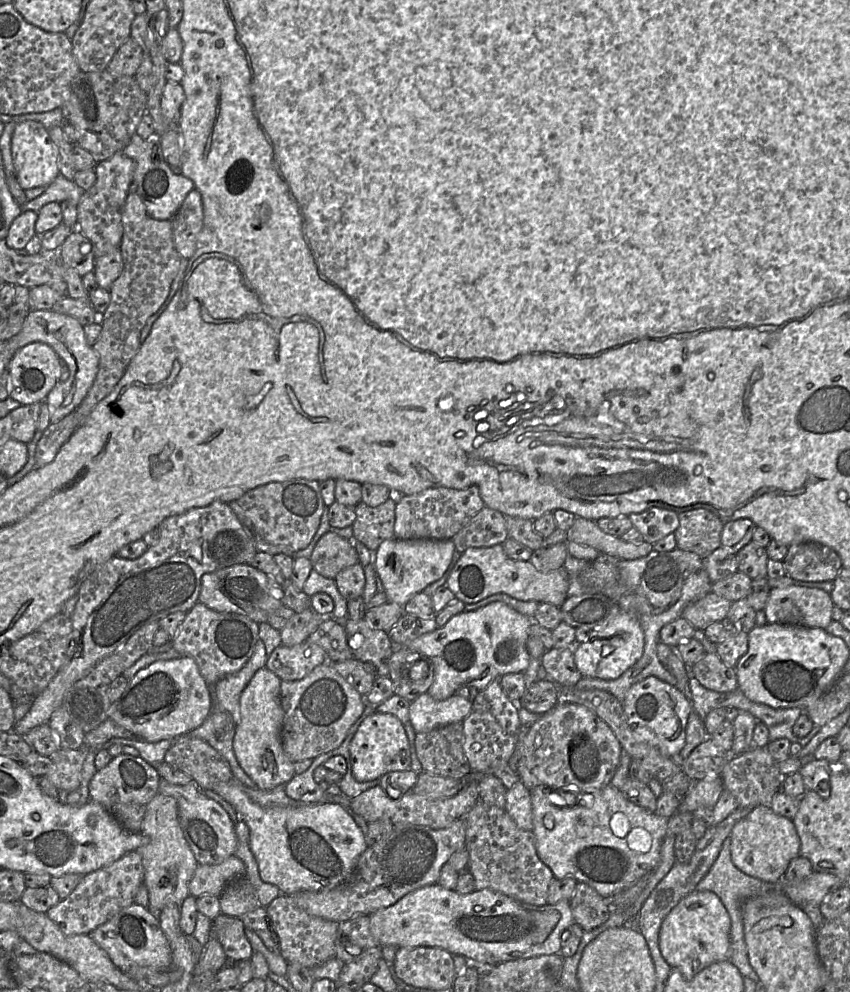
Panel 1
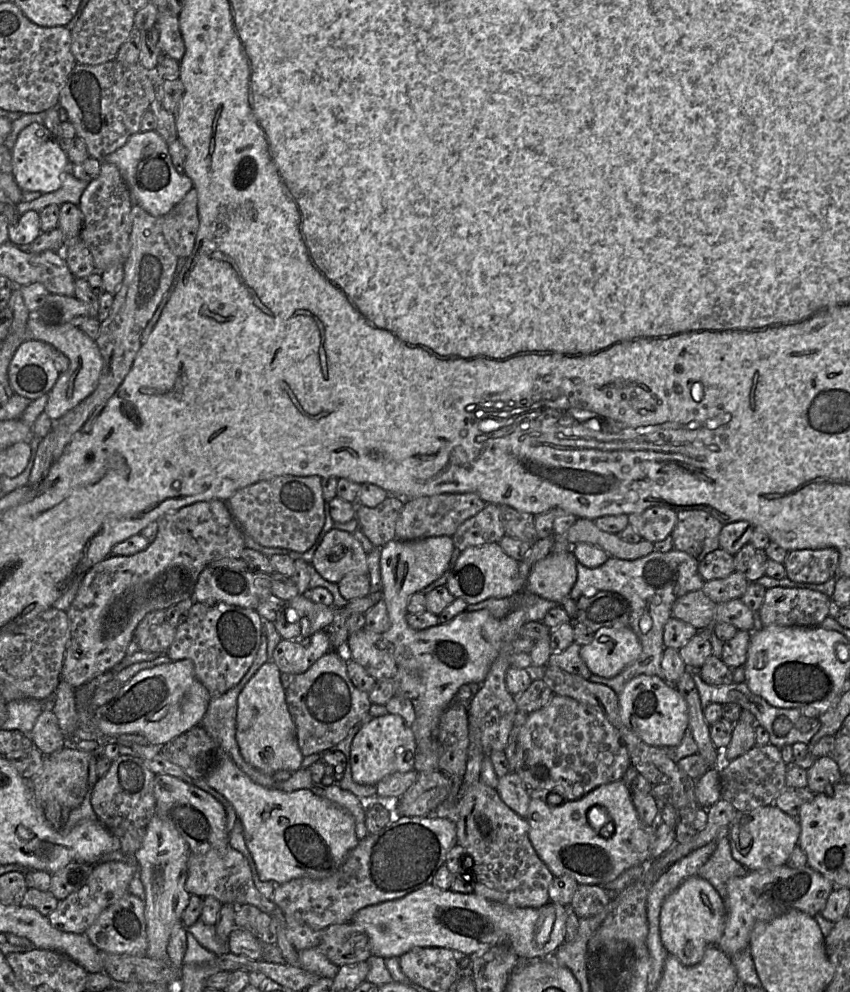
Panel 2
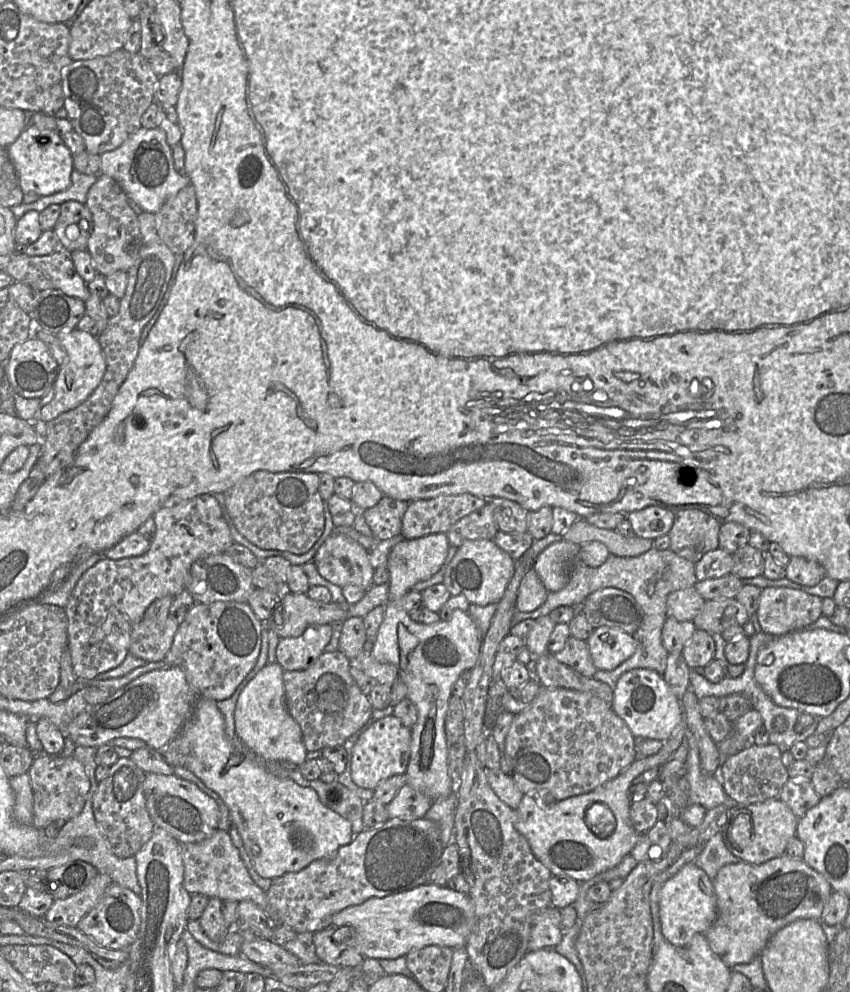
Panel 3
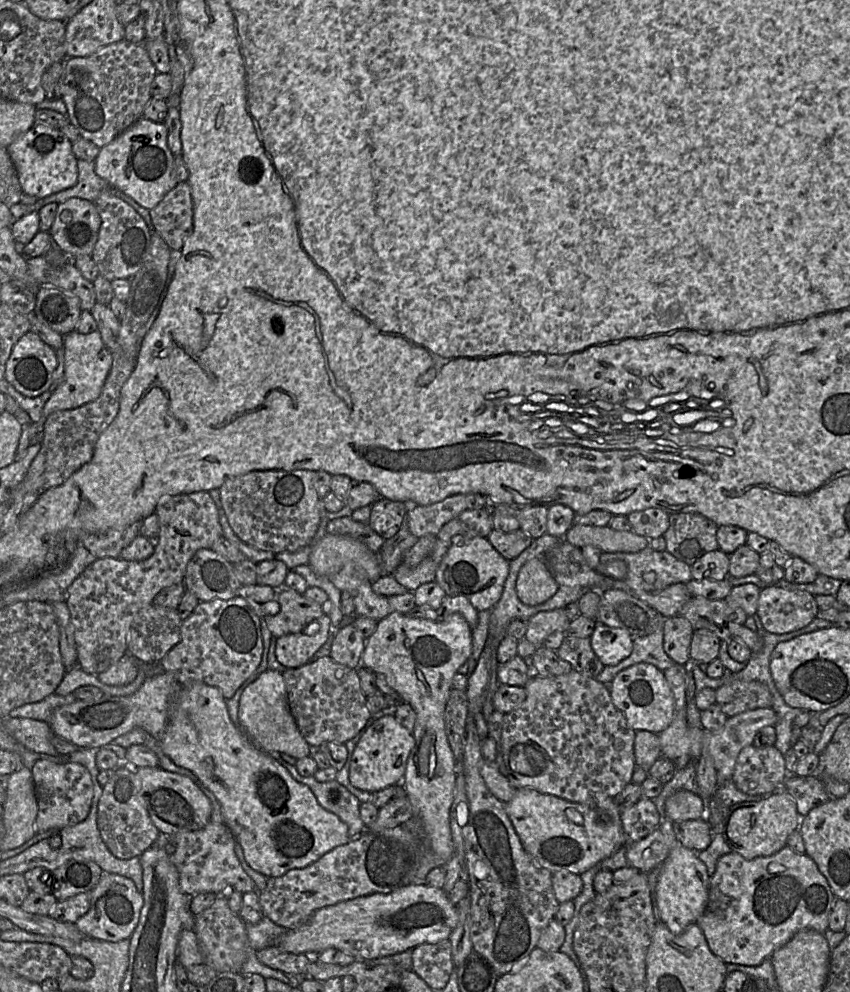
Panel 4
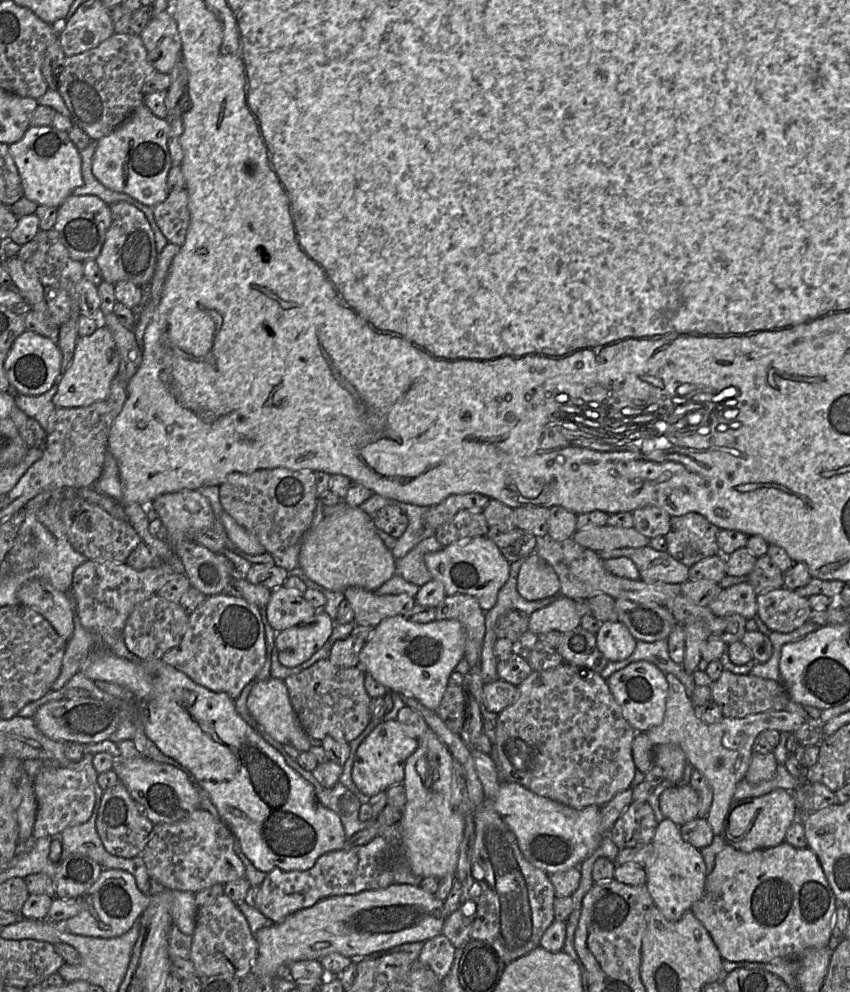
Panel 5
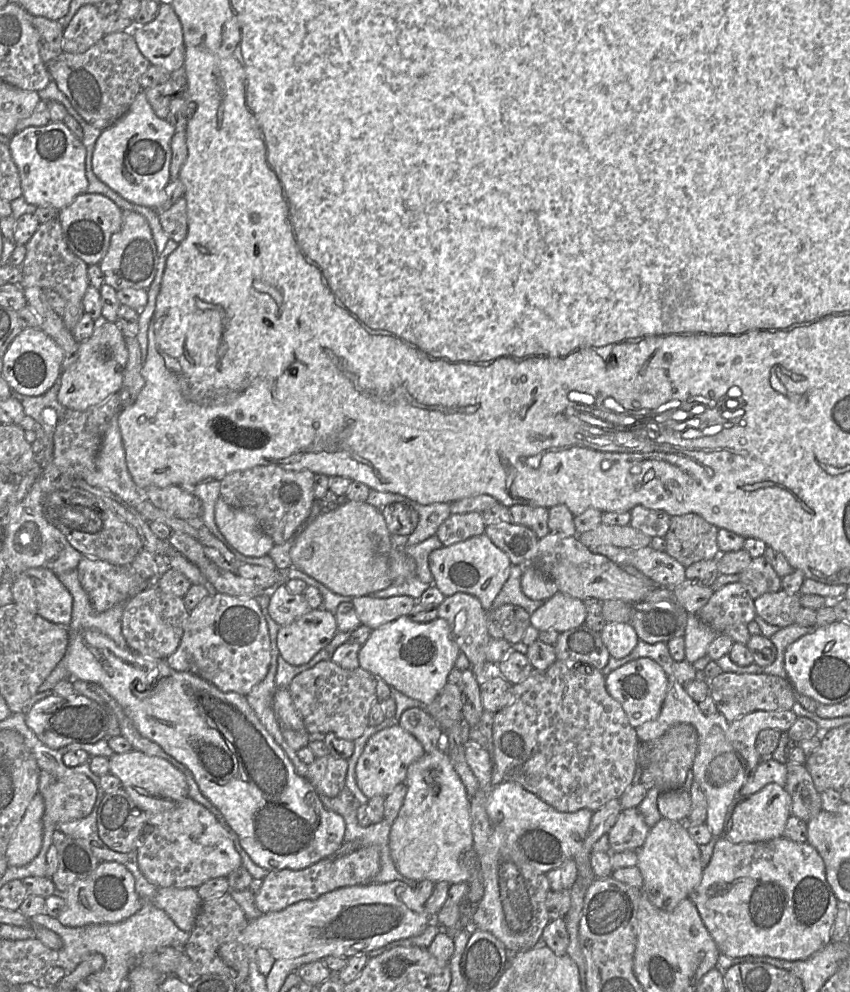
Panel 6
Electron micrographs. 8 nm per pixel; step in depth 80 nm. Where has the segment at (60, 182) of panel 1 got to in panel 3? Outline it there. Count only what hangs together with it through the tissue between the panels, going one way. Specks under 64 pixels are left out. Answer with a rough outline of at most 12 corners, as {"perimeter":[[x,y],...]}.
{"perimeter":[[73,169],[67,189],[32,203],[10,207],[18,220],[28,211],[41,212],[69,200],[85,204],[96,174]]}

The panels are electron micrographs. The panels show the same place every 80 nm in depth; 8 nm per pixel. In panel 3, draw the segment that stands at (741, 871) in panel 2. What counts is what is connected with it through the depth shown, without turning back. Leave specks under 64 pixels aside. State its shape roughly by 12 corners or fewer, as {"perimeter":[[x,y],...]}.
{"perimeter":[[719,832],[703,845],[694,862],[713,882],[724,865],[742,860]]}

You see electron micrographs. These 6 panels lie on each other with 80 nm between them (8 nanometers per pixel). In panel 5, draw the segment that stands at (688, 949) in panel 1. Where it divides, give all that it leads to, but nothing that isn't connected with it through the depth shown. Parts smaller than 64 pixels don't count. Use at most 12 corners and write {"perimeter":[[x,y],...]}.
{"perimeter":[[658,823],[644,867],[661,914],[677,921],[703,894],[699,849]]}

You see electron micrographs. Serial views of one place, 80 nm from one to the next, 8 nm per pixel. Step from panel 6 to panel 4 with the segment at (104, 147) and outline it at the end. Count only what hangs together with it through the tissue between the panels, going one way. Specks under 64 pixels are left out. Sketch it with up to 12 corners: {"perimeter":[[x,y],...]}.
{"perimeter":[[141,117],[95,172],[150,211],[178,184],[164,122]]}

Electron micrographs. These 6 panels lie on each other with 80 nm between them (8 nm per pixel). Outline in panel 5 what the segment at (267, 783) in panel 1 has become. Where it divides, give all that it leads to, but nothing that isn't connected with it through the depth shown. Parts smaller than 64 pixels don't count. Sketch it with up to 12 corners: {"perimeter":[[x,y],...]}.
{"perimeter":[[270,677],[247,698],[253,718],[276,742],[312,747],[284,680]]}

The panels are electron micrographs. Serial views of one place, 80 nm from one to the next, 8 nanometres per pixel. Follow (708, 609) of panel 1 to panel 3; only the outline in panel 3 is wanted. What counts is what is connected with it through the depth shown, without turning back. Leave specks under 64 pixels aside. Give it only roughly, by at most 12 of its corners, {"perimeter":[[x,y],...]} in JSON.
{"perimeter":[[694,587],[674,591],[667,617],[693,621],[705,602]]}

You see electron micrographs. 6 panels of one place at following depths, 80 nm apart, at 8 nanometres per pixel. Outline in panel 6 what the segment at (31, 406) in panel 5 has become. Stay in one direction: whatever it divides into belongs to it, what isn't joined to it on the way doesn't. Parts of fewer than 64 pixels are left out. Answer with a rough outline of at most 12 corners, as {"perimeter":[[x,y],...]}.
{"perimeter":[[60,376],[39,396],[12,391],[26,415],[43,427],[48,440],[66,408],[58,401]]}

